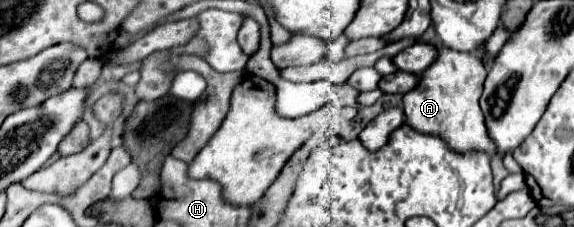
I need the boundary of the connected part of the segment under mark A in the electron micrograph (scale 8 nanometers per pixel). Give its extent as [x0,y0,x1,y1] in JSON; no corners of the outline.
[404,46,496,156]

